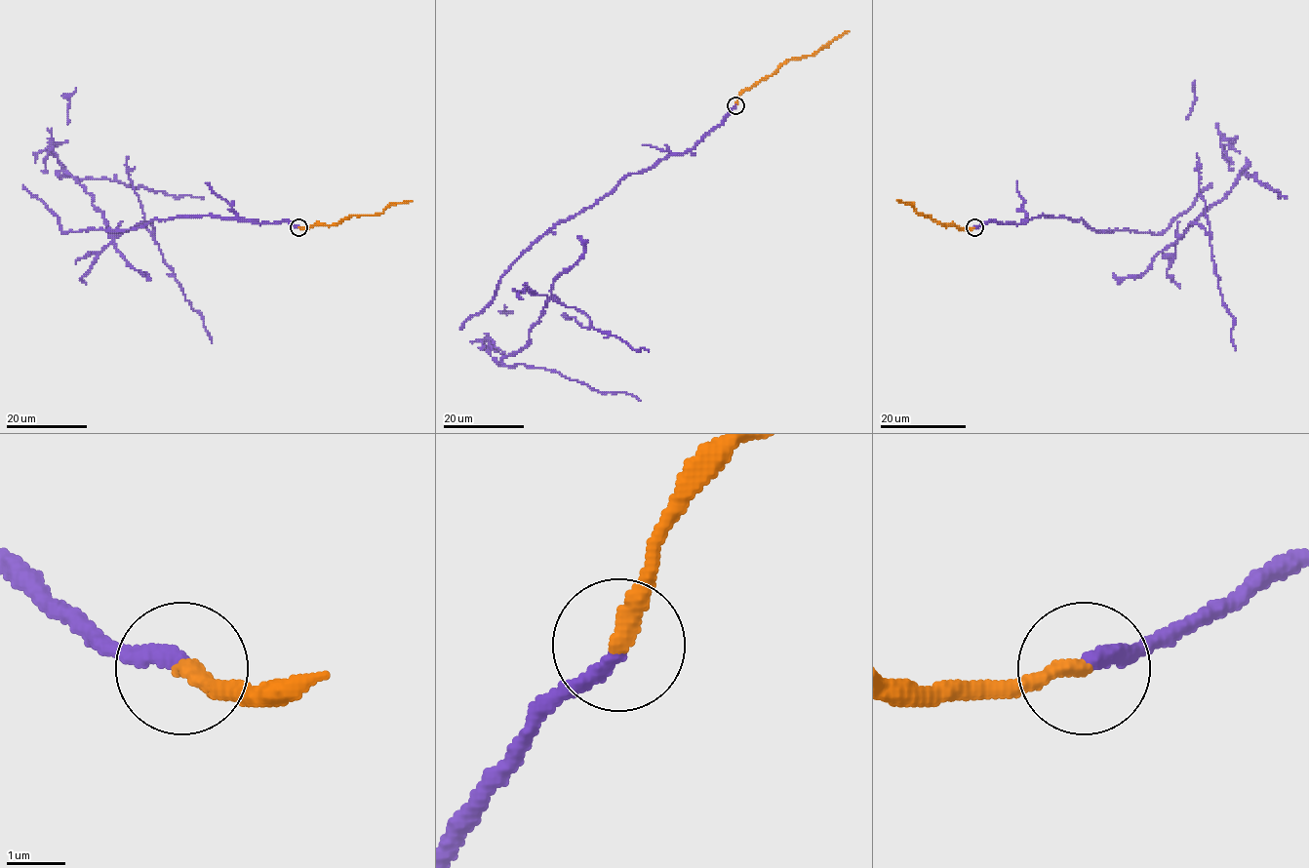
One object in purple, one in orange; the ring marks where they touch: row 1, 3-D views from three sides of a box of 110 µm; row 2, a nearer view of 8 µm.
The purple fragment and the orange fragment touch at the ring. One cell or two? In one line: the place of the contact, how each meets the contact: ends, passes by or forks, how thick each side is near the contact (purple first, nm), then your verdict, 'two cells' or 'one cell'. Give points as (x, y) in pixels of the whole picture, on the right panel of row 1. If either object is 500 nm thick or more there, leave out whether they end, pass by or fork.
(974, 227) | purple ends | orange ends | 280/280 nm | two cells

